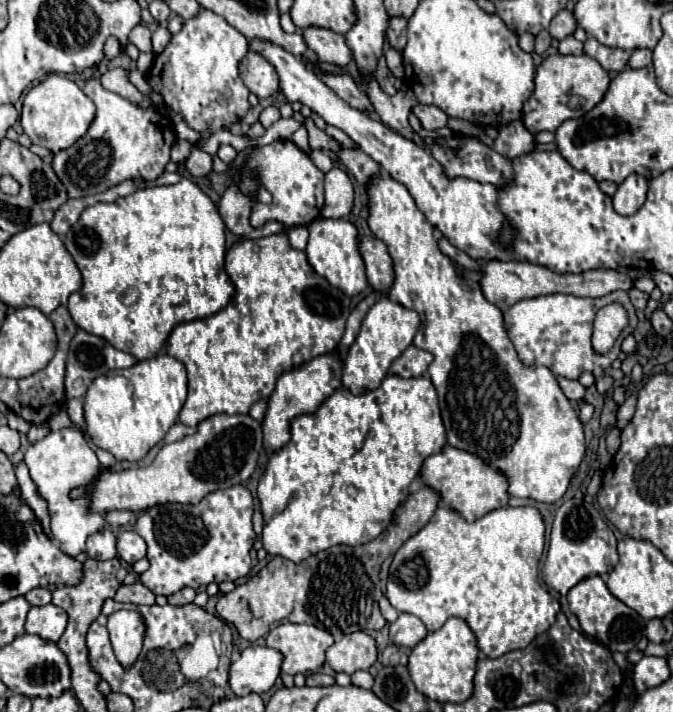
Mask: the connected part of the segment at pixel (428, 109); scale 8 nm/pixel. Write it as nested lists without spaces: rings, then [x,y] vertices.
[[[416,104],[416,106],[412,108],[412,112],[416,114],[416,118],[422,122],[422,126],[424,126],[426,130],[438,130],[438,128],[446,126],[446,120],[448,120],[448,116],[446,116],[440,108],[436,108],[436,106]]]

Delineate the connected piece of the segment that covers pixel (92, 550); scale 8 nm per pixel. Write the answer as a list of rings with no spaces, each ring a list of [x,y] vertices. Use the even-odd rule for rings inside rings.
[[[110,528],[104,532],[96,532],[86,540],[86,552],[90,558],[96,560],[112,560],[116,558],[116,536]]]

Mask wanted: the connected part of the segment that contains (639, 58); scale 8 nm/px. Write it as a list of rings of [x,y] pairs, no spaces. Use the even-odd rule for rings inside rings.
[[[638,48],[632,52],[630,60],[628,60],[628,66],[630,68],[646,68],[652,64],[652,52],[646,50],[646,48]]]

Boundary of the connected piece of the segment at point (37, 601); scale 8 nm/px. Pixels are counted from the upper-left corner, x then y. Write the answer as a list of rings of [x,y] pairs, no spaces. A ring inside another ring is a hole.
[[[34,588],[28,594],[24,594],[24,598],[32,604],[32,606],[44,606],[50,604],[52,600],[52,592],[48,588]]]

